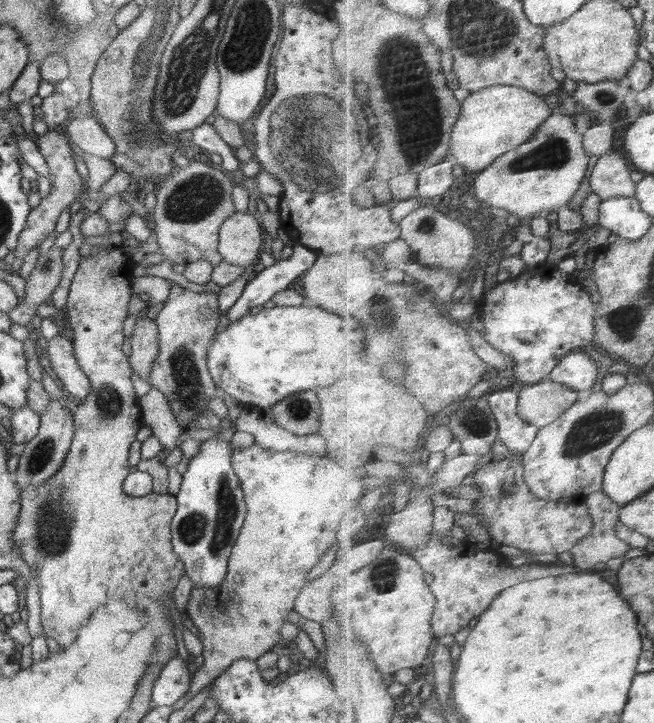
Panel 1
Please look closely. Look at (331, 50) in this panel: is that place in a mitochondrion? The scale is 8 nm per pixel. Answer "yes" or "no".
no

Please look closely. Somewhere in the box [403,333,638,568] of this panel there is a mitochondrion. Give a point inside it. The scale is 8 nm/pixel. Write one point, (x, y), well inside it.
(596, 429)

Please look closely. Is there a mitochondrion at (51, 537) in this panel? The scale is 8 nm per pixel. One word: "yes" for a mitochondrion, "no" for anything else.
yes

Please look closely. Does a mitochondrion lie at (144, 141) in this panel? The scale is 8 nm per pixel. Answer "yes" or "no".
yes

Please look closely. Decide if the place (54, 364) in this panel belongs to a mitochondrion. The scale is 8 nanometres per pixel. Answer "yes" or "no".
no

